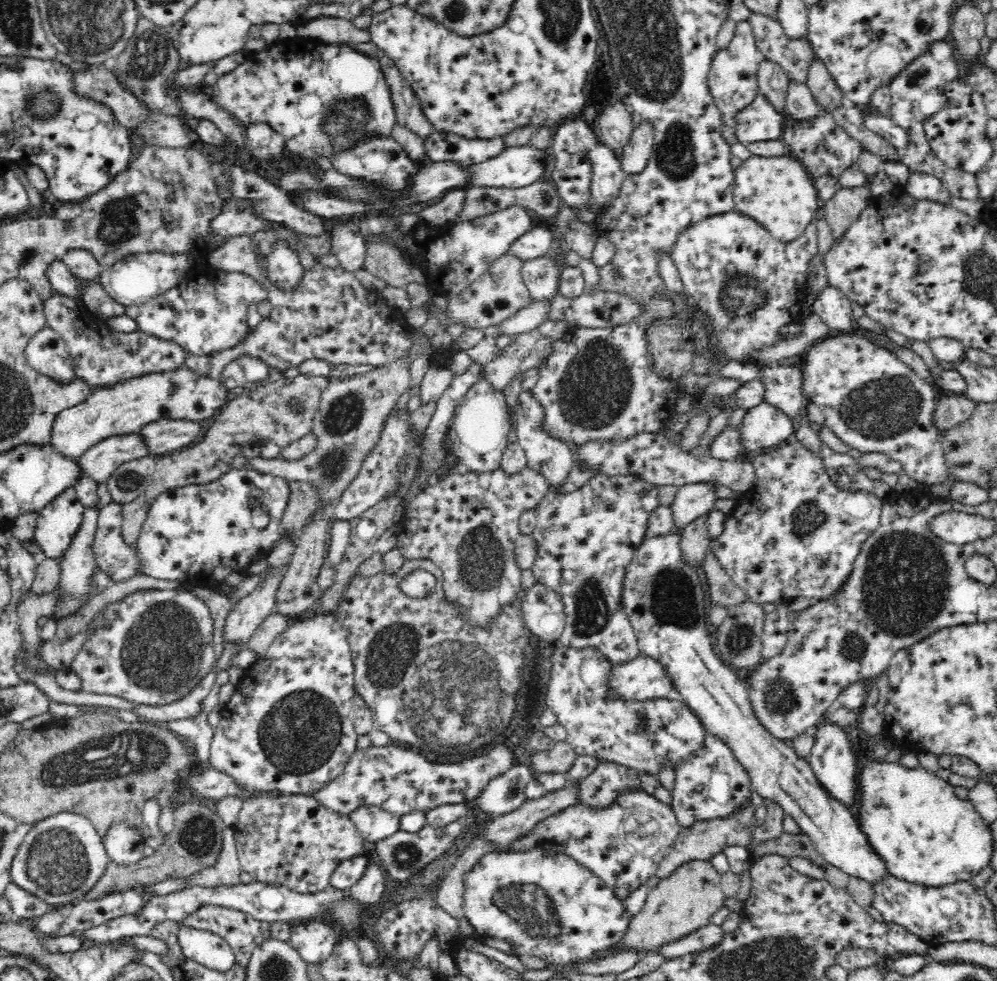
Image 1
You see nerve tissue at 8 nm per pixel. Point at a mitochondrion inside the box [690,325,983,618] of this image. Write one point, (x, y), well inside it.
(883, 408)

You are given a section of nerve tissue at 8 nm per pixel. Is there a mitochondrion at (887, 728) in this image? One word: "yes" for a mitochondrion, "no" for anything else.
no

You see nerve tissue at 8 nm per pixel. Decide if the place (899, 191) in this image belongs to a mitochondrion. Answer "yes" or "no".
no

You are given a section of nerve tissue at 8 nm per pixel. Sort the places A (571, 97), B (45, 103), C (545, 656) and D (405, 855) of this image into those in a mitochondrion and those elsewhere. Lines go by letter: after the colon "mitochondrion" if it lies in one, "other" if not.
A: other
B: mitochondrion
C: other
D: mitochondrion

